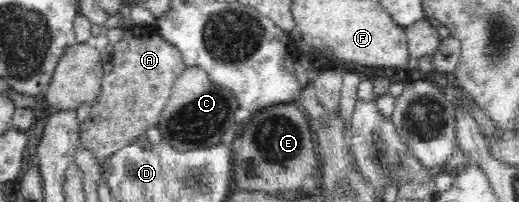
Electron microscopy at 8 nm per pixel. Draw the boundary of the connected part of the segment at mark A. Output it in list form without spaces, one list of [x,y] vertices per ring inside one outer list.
[[[136,25],[128,27],[123,38],[113,45],[110,63],[112,70],[100,79],[100,93],[91,106],[89,118],[79,130],[81,146],[91,150],[93,156],[99,158],[99,164],[108,160],[106,173],[109,160],[119,150],[145,135],[153,124],[158,124],[175,80],[187,67],[178,47],[164,39],[157,28]]]

